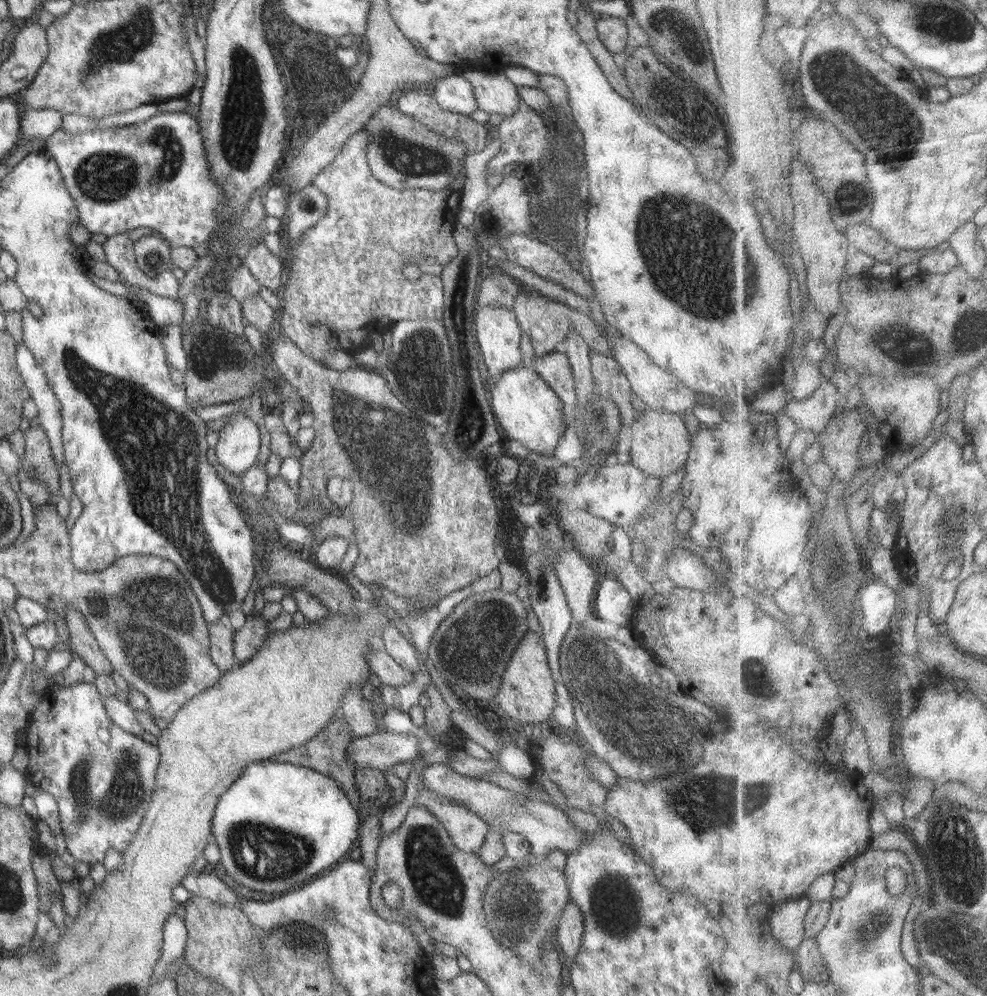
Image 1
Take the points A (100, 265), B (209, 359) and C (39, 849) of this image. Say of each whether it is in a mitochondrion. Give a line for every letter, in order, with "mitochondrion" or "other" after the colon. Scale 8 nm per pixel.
A: other
B: mitochondrion
C: other

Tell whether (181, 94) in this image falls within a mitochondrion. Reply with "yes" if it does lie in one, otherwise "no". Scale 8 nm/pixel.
no

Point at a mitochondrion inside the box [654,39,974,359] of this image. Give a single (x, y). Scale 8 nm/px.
(886, 122)

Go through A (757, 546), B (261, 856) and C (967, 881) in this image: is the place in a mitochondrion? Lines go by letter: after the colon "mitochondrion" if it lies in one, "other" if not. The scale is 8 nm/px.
A: other
B: mitochondrion
C: mitochondrion

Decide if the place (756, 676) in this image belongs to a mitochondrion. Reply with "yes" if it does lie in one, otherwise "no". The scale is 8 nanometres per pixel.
yes

